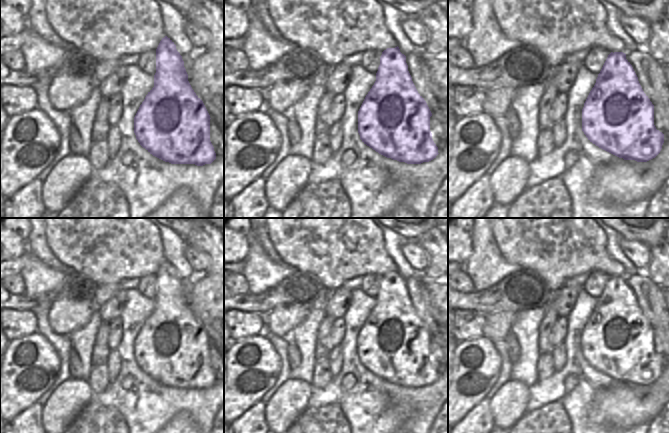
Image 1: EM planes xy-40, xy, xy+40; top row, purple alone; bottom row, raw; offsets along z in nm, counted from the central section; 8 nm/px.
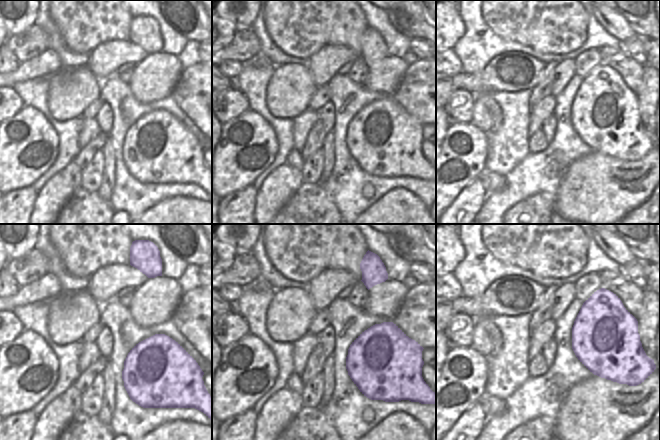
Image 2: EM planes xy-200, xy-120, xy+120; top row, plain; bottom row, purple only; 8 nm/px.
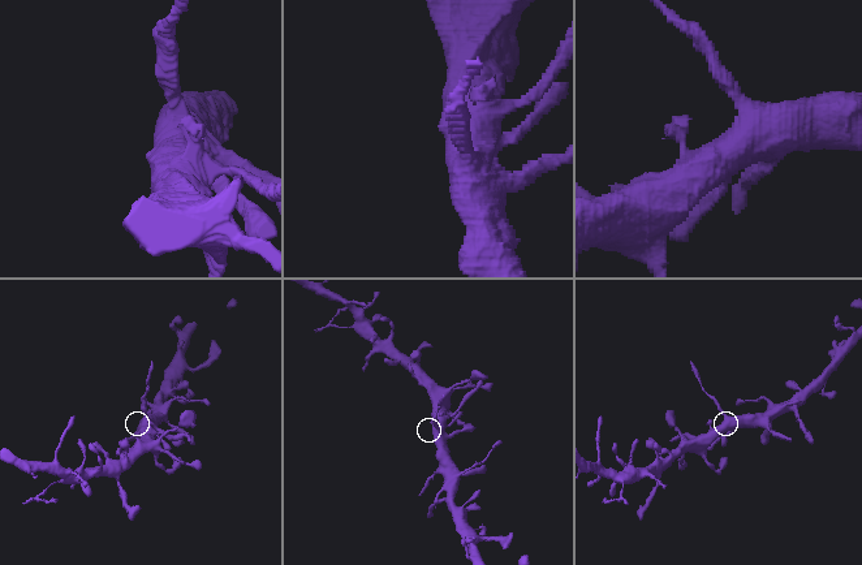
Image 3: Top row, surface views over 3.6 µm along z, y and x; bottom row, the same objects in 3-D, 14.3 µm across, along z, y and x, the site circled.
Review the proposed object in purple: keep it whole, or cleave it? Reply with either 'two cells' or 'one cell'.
two cells

